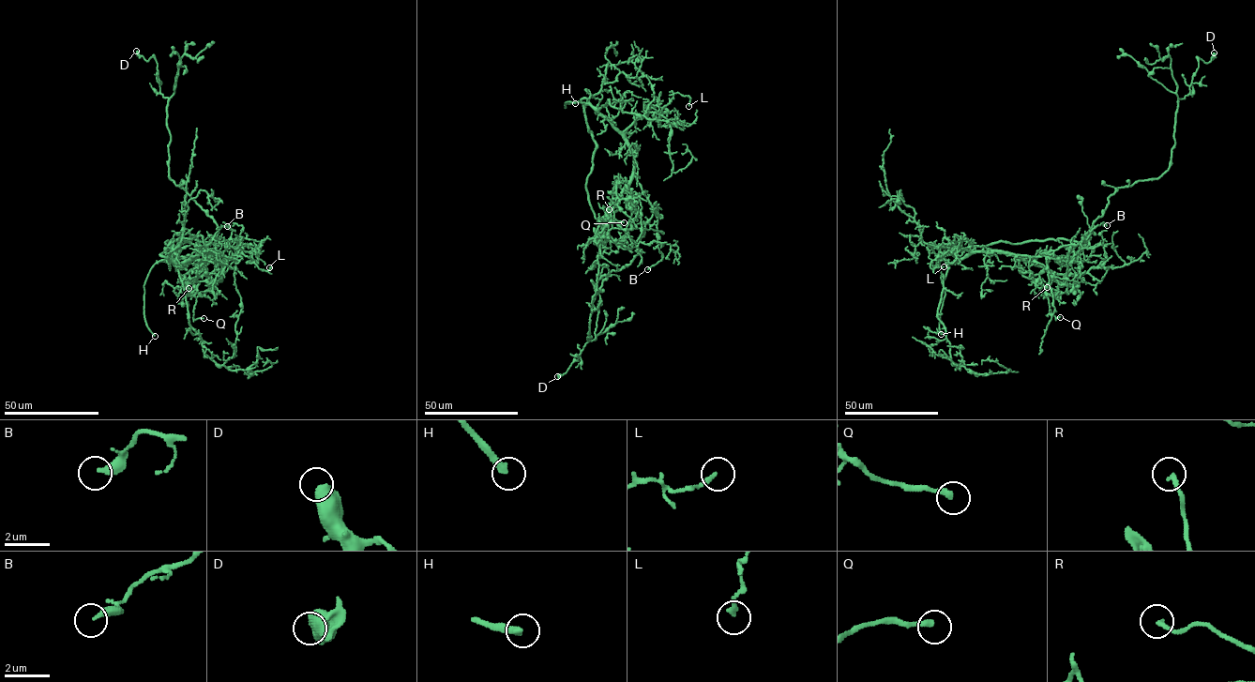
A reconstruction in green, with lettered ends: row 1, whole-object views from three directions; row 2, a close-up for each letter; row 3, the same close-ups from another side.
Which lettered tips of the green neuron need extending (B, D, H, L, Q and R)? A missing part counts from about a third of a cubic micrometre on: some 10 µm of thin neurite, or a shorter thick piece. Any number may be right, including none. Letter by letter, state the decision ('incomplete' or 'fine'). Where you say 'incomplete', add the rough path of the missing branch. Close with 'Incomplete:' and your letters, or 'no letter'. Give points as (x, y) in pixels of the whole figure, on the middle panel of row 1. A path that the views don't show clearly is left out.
B: fine
D: fine
H: incomplete
L: fine
Q: incomplete | (624, 222), (638, 228), (633, 231)
R: fine
Incomplete: H, Q

